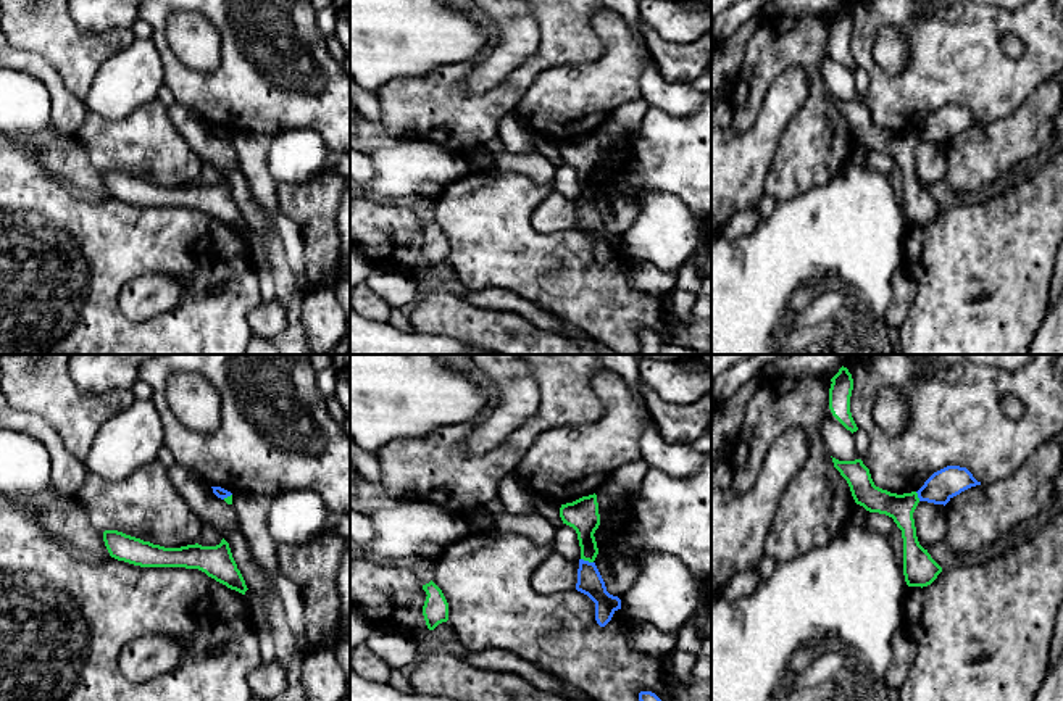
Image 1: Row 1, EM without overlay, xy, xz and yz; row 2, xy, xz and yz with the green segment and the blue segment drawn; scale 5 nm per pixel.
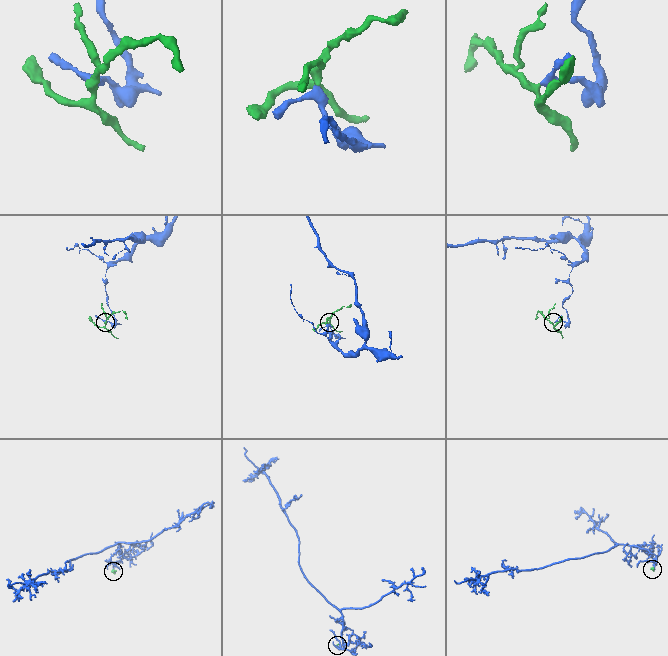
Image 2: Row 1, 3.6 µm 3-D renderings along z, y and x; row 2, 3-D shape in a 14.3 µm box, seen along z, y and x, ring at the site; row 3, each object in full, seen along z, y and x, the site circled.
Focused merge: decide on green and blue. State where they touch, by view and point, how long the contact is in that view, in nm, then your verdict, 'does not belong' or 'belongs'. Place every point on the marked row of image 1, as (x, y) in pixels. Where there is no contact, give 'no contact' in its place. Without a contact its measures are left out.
xz (587, 559) | 70 nm | does not belong

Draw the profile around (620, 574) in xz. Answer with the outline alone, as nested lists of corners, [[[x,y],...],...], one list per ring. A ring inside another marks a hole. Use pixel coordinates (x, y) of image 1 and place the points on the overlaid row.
[[[598,553],[594,562],[605,582],[607,591],[613,596],[621,598],[637,582],[639,567],[626,558],[613,558]]]

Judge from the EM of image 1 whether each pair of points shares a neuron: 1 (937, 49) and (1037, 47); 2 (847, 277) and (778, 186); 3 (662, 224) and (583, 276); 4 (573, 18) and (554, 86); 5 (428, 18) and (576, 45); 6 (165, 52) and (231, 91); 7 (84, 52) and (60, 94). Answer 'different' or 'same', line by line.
1: same
2: different
3: different
4: different
5: different
6: same
7: different

